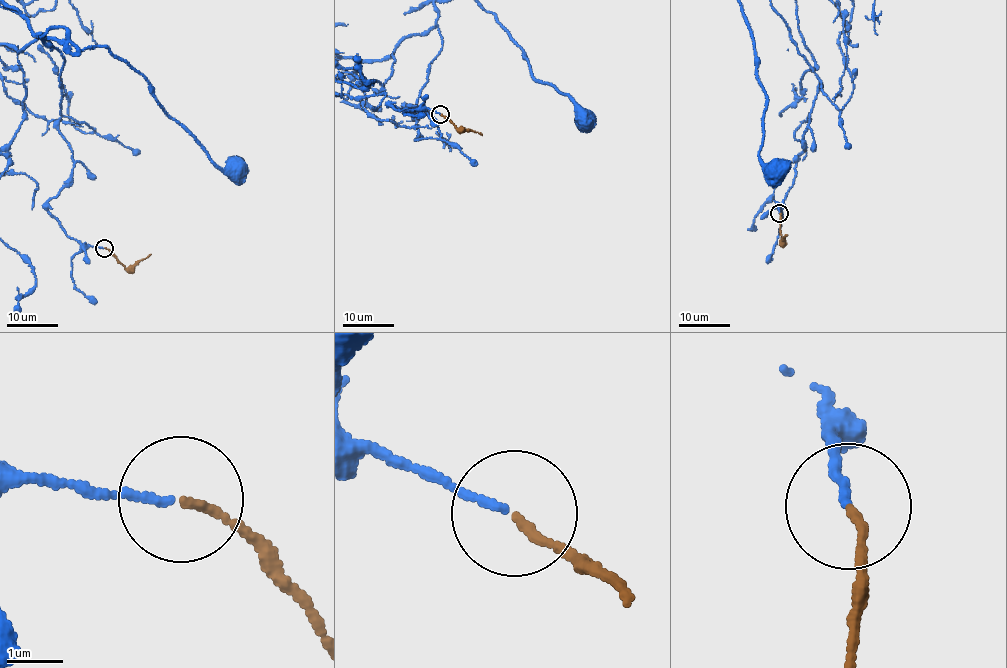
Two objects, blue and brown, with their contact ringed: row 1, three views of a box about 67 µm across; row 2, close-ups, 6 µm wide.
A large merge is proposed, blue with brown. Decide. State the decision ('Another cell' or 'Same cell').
Same cell

